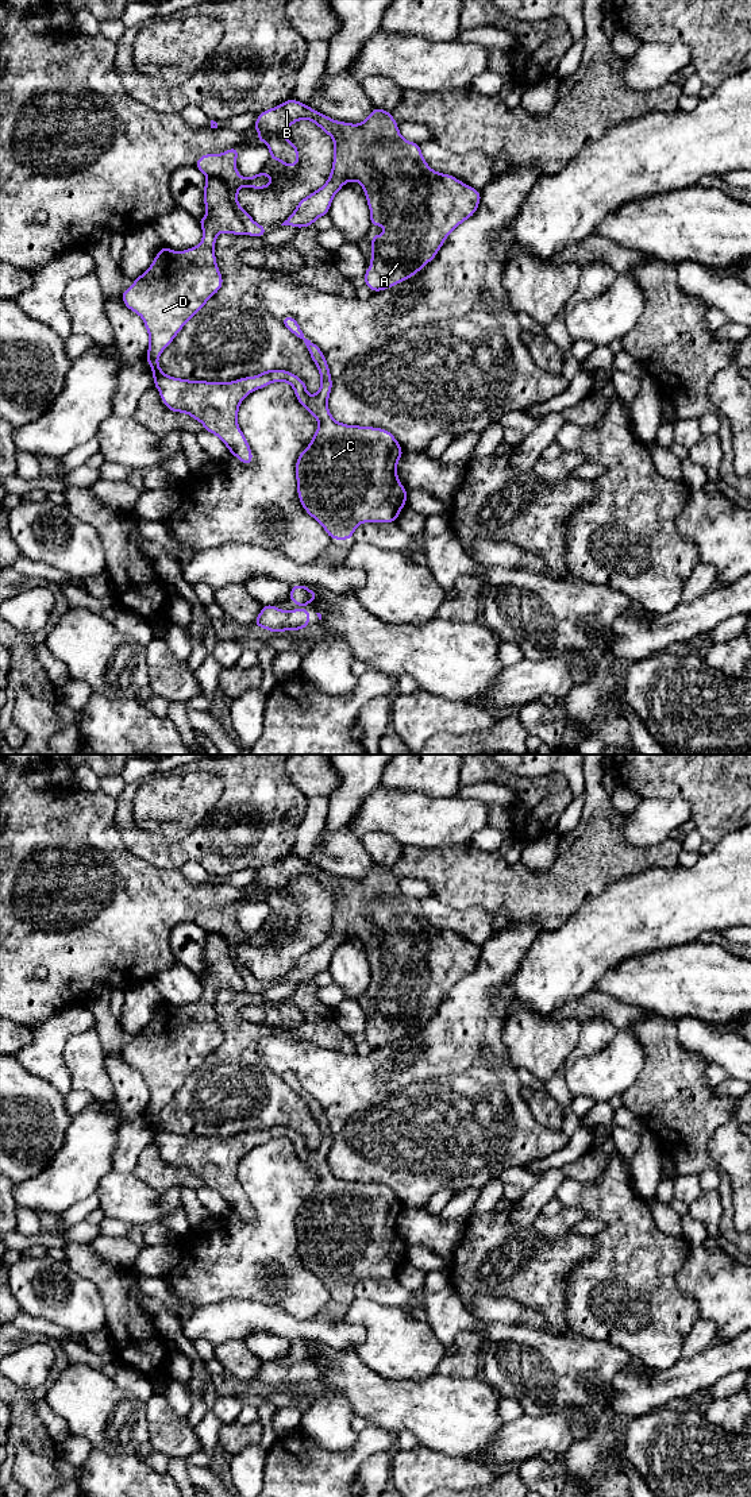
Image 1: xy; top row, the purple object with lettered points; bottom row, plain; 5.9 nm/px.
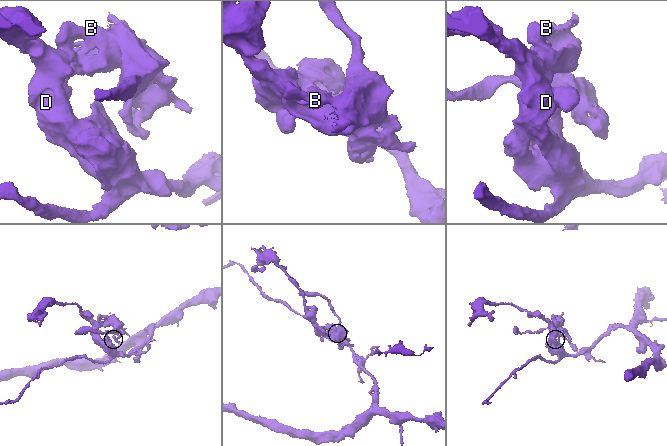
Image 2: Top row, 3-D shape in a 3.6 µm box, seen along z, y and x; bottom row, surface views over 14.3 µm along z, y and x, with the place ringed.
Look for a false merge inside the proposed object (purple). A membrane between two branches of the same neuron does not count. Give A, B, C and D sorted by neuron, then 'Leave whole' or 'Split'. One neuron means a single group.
Groups: A B / C D. Split

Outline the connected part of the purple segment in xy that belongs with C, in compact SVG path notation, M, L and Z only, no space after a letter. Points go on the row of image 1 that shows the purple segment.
M207 178L204 185L204 205L207 216L197 219L203 228L201 243L185 251L173 251L163 246L153 263L134 283L123 290L122 300L134 313L138 313L149 332L146 360L151 367L154 386L158 389L165 406L172 412L186 413L200 421L205 432L216 435L243 464L253 463L253 452L246 436L238 425L238 410L246 396L269 386L273 382L288 382L303 405L316 417L319 428L309 445L300 452L296 462L297 494L304 510L315 518L330 539L348 540L363 522L396 522L407 505L408 490L397 477L397 463L404 455L396 437L384 428L347 425L334 420L328 410L328 397L332 378L321 350L304 333L292 316L281 321L294 336L304 340L313 363L317 366L321 385L315 396L309 396L305 382L286 370L265 370L259 375L244 377L231 382L189 381L166 375L158 358L174 340L184 325L216 294L223 286L215 256L215 242L219 234L243 235L244 227L235 212L227 184L219 178Z

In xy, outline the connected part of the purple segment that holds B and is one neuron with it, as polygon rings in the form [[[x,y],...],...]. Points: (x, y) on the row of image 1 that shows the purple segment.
[[[289,99],[285,103],[258,113],[251,130],[257,130],[257,142],[265,142],[270,159],[286,167],[299,163],[296,144],[282,134],[299,120],[311,120],[334,139],[334,162],[327,182],[304,197],[293,213],[281,224],[304,228],[330,212],[334,196],[350,181],[357,181],[365,190],[370,209],[370,225],[385,228],[382,235],[371,236],[370,267],[365,270],[365,285],[382,292],[409,279],[430,263],[447,236],[465,220],[470,219],[481,201],[481,192],[463,184],[451,174],[432,170],[425,162],[420,144],[404,139],[392,112],[374,108],[359,124],[334,120],[313,108]]]

